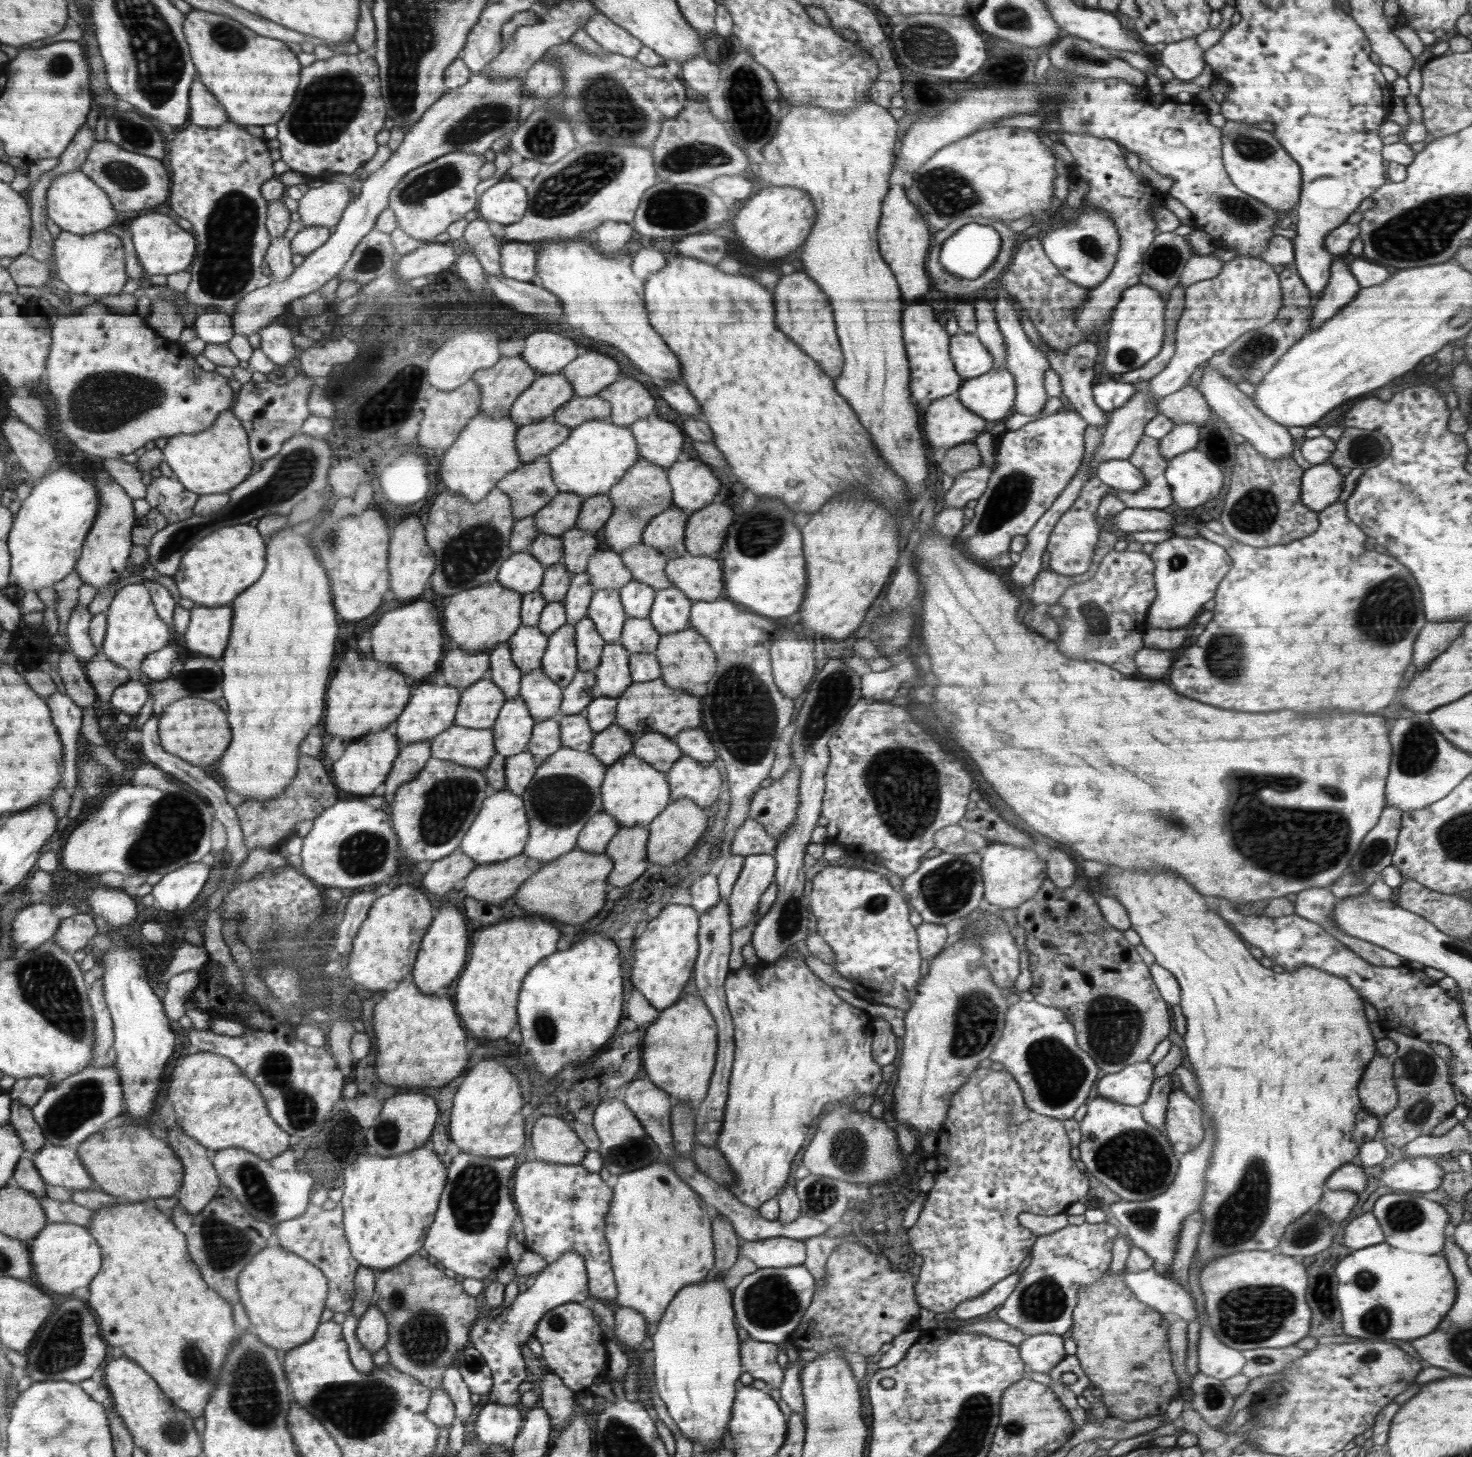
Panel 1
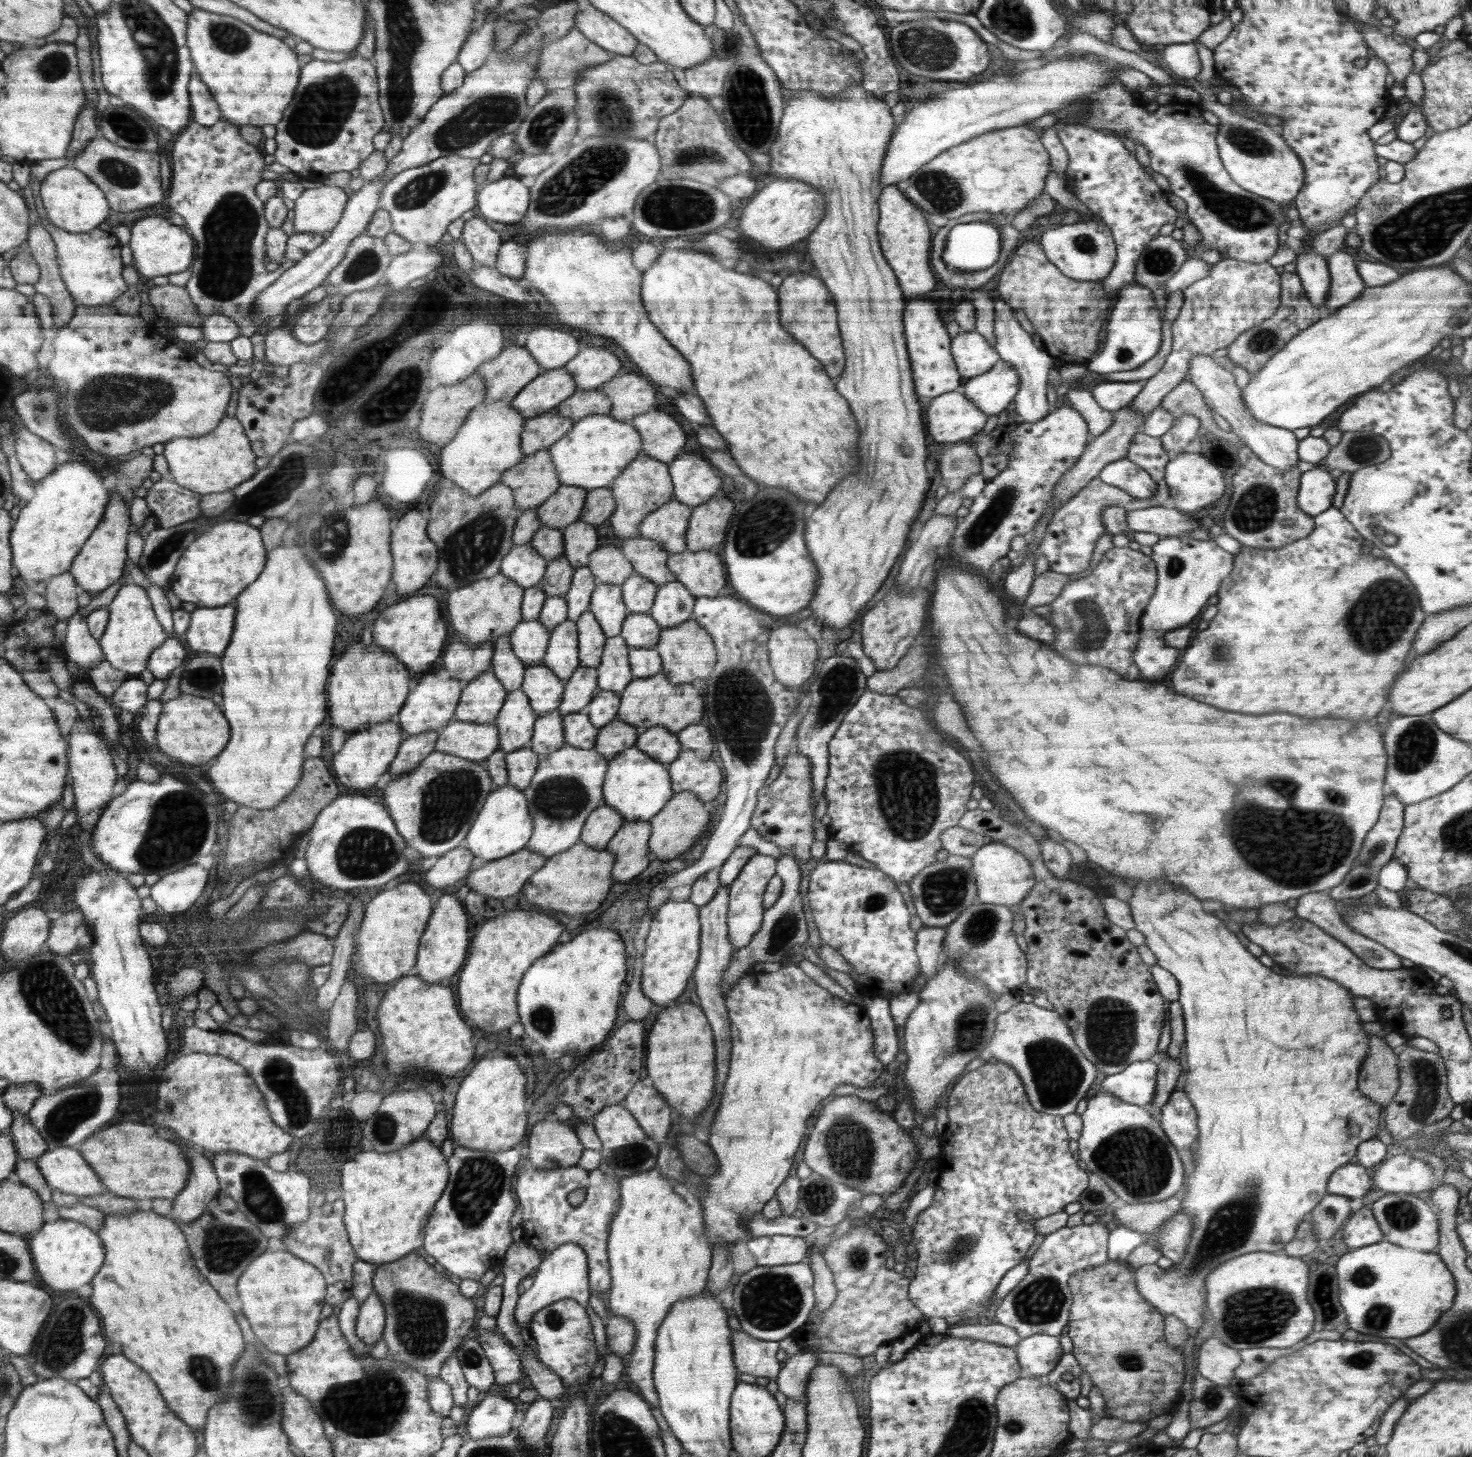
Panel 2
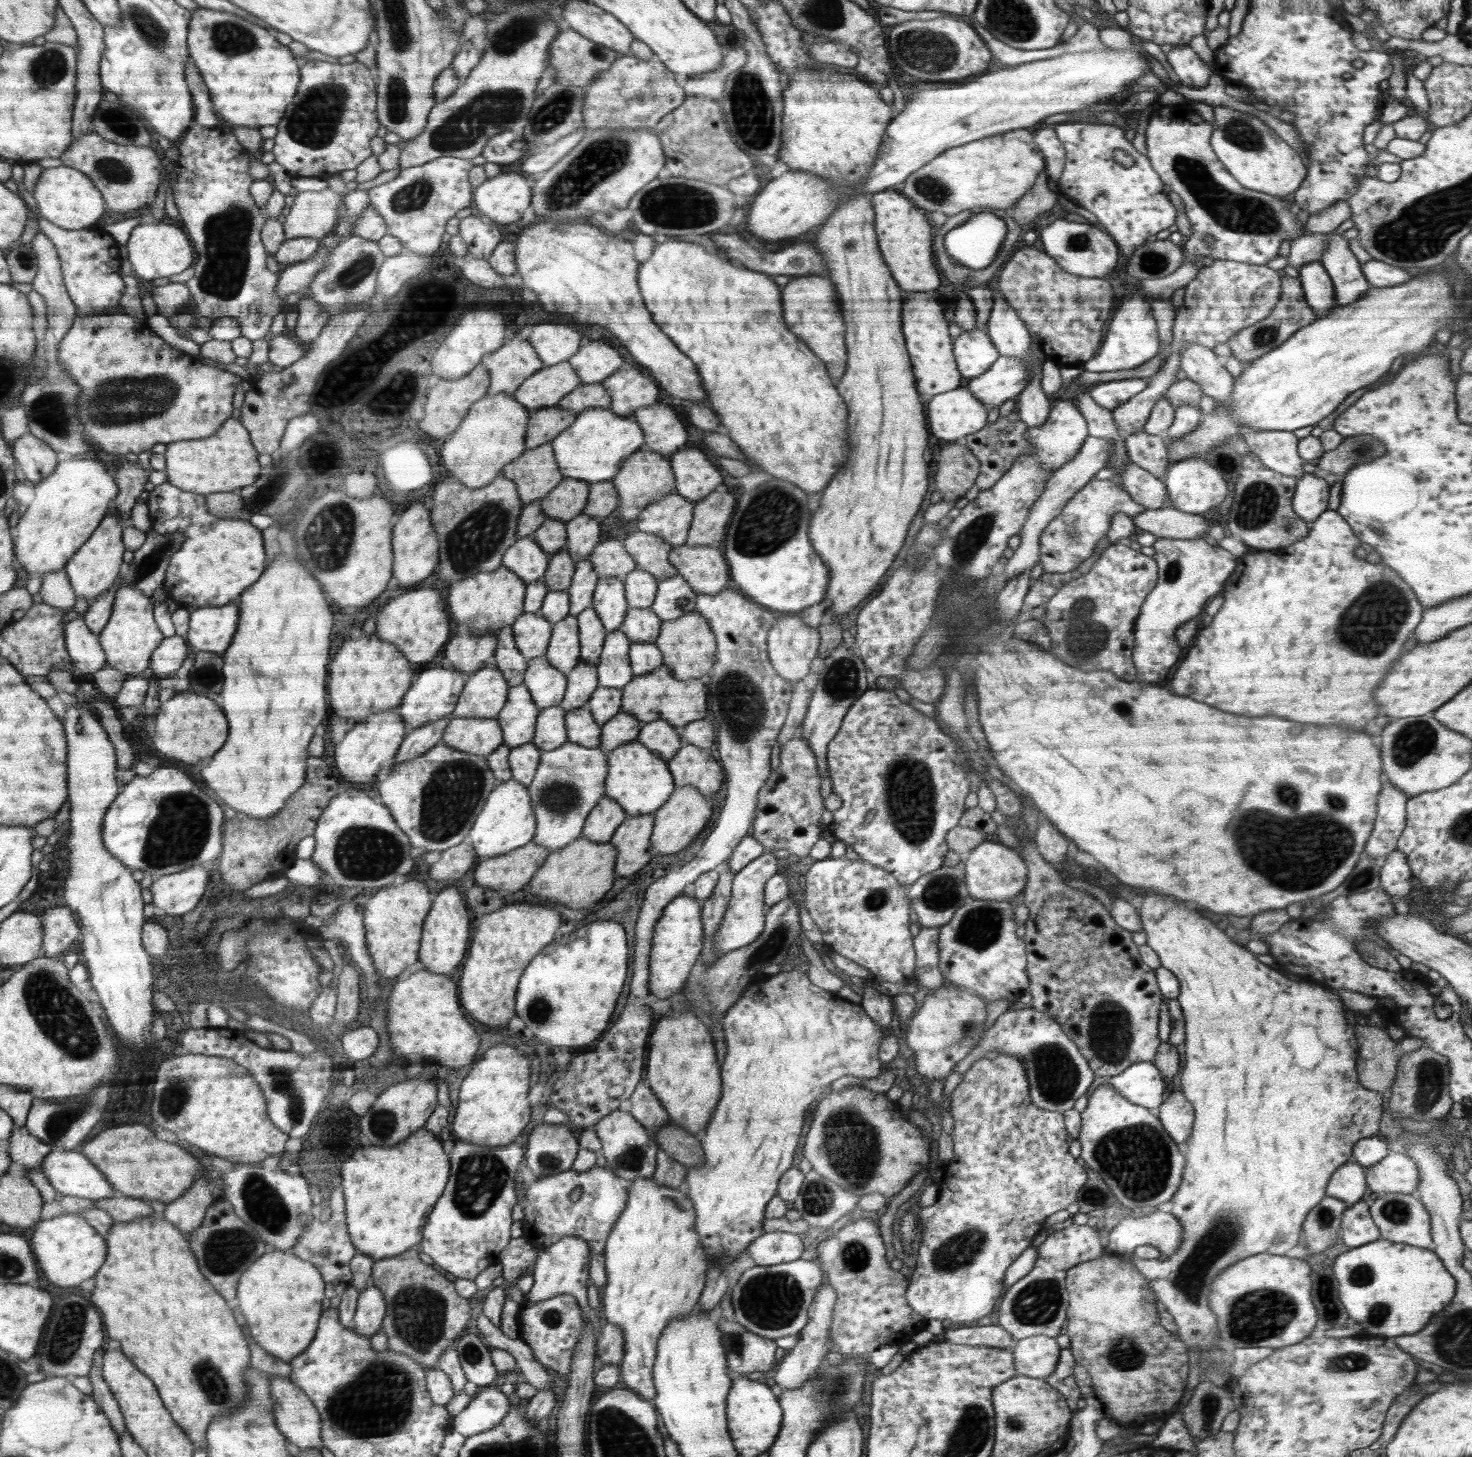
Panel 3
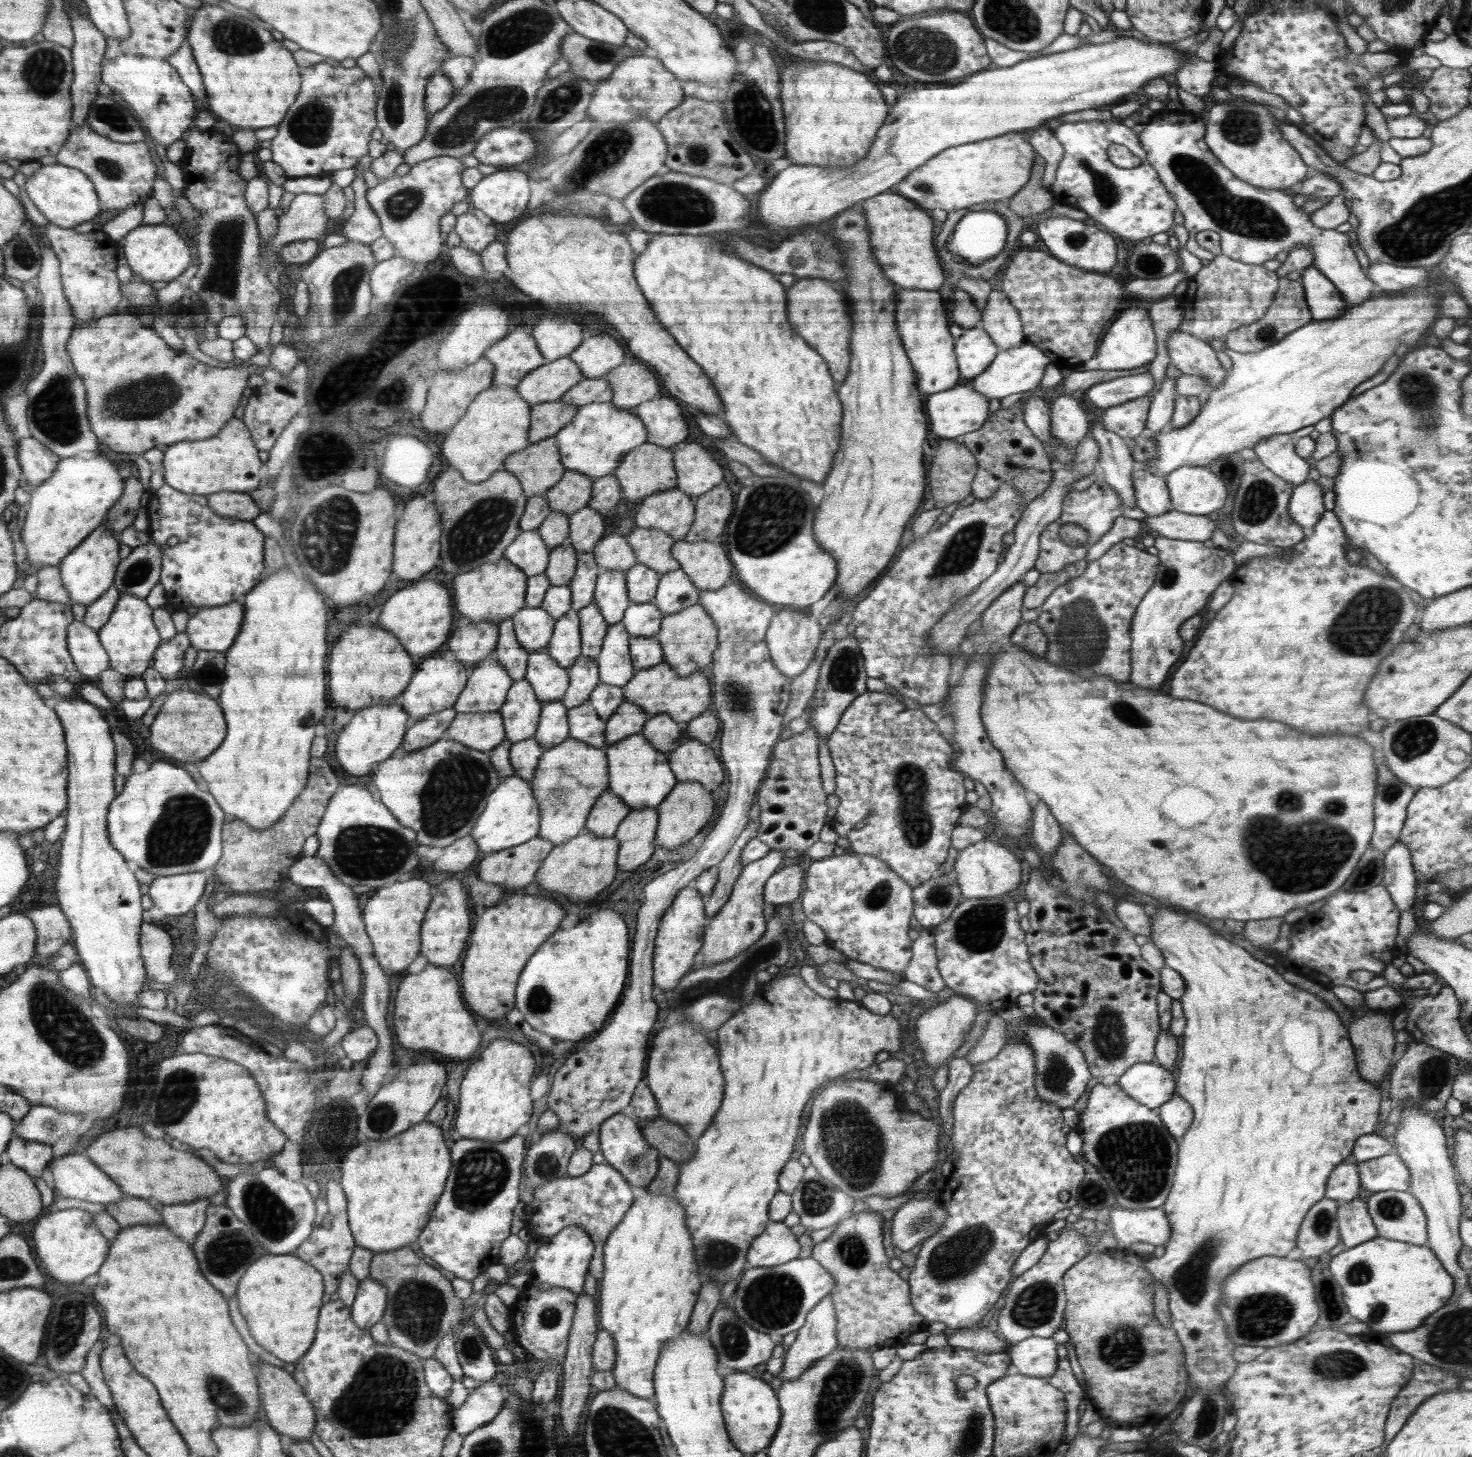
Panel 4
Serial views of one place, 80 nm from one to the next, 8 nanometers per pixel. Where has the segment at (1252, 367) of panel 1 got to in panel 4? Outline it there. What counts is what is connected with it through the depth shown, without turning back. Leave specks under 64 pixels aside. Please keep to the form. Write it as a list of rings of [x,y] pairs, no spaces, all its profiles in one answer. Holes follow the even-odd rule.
[[[1279,277],[1279,287],[1274,302],[1268,307],[1264,316],[1252,324],[1229,332],[1225,337],[1225,343],[1230,350],[1236,352],[1260,352],[1264,348],[1280,342],[1287,334],[1294,332],[1297,328],[1302,328],[1310,321],[1312,321],[1312,315],[1300,279],[1290,280],[1287,277]]]

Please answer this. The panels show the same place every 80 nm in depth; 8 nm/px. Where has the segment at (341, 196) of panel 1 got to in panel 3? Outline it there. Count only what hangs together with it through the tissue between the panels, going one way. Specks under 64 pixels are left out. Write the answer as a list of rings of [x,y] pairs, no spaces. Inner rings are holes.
[[[328,188],[318,192],[308,191],[298,193],[295,197],[296,199],[289,210],[289,214],[286,215],[286,221],[283,224],[285,240],[295,239],[296,237],[312,237],[319,240],[331,234],[340,220],[338,214],[338,207],[341,205],[340,196]]]

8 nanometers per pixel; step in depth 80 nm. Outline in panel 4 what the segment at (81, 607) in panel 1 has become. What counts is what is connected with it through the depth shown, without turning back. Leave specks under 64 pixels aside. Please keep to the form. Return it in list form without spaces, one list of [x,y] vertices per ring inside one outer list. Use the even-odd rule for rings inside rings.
[[[76,620],[67,630],[67,649],[75,667],[90,680],[98,680],[99,674],[109,668],[109,656],[100,642],[97,631]]]

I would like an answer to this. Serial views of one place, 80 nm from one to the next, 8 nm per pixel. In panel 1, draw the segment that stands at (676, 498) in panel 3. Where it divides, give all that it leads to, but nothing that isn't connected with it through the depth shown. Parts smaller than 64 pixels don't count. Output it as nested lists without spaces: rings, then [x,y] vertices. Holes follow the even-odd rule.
[[[673,504],[648,523],[643,532],[643,544],[658,549],[669,560],[687,554],[686,528],[690,520],[688,513]]]

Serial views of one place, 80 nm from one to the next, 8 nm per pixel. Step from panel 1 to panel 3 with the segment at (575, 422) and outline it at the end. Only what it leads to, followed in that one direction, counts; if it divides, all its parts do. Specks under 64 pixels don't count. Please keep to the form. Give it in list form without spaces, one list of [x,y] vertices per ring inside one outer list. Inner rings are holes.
[[[583,382],[571,392],[570,395],[561,399],[556,406],[578,414],[588,409],[602,408],[611,409],[611,393],[602,383],[584,384]]]

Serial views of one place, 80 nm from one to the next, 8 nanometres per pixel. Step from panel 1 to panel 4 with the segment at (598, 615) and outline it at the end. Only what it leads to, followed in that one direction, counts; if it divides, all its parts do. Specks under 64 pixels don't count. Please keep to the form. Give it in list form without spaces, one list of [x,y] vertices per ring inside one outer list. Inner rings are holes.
[[[601,570],[597,576],[593,602],[598,605],[608,626],[622,622],[632,605],[627,595],[627,577],[621,570]]]

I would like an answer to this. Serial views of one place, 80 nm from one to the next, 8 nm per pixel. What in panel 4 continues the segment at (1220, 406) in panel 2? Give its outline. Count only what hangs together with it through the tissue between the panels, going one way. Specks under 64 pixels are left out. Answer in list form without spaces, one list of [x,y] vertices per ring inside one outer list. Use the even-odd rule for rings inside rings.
[[[1175,326],[1167,338],[1167,349],[1172,366],[1183,374],[1207,378],[1210,390],[1225,381],[1227,370],[1218,361],[1216,351],[1205,340],[1178,330]],[[1282,434],[1260,440],[1253,446],[1258,456],[1257,460],[1264,464],[1268,471],[1283,478],[1286,483],[1293,484],[1294,487],[1308,479],[1312,468],[1311,461],[1296,454],[1295,440],[1293,434]]]

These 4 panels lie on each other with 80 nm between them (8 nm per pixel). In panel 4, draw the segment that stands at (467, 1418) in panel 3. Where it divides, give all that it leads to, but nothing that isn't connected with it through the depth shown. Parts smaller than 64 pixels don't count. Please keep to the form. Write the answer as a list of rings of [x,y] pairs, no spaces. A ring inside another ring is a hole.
[[[492,1380],[488,1382],[478,1383],[475,1389],[468,1392],[468,1399],[460,1406],[460,1408],[453,1409],[453,1422],[457,1434],[462,1436],[470,1435],[472,1431],[480,1429],[480,1427],[490,1423],[492,1419],[502,1410],[504,1405],[504,1396],[500,1385]]]

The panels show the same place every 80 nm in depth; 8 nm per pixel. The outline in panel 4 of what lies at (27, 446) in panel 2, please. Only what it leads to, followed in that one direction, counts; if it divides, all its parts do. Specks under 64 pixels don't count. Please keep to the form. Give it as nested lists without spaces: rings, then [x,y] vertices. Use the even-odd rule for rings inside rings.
[[[30,437],[19,441],[18,459],[27,483],[37,487],[54,475],[60,455]]]

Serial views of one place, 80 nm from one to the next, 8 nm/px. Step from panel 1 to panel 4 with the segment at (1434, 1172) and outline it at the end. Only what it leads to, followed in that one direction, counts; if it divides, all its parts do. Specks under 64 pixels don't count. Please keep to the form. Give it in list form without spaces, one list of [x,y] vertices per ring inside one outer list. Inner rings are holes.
[[[1395,1152],[1356,1164],[1361,1186],[1374,1193],[1386,1190],[1406,1191],[1411,1185],[1409,1168]]]

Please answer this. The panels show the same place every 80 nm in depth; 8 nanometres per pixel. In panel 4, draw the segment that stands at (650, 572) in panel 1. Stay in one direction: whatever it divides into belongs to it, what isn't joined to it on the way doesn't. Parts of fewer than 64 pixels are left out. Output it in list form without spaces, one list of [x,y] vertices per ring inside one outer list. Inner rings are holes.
[[[637,527],[626,539],[628,545],[635,550],[638,562],[655,569],[660,577],[681,568],[679,561],[672,557],[671,552],[676,541],[668,536],[667,532],[657,528]]]

